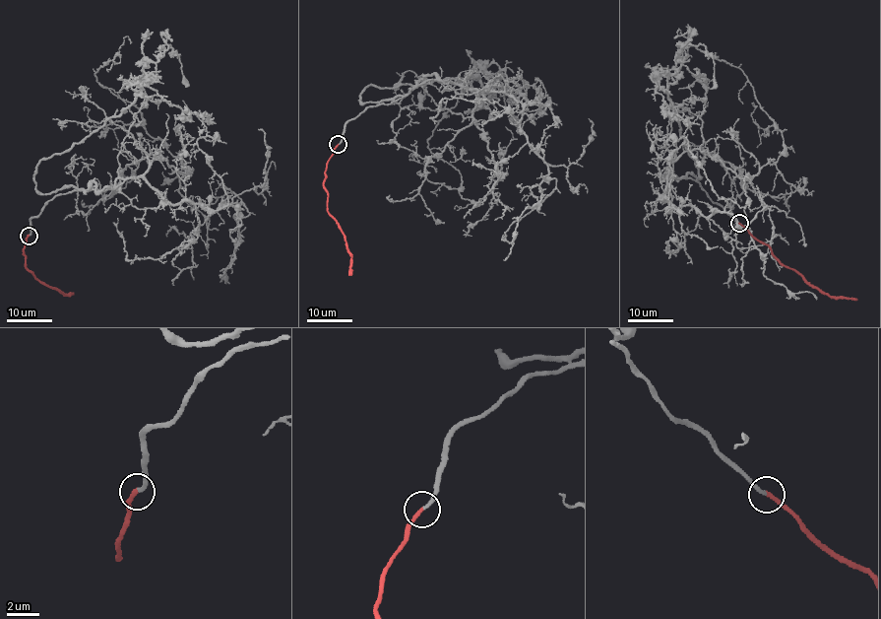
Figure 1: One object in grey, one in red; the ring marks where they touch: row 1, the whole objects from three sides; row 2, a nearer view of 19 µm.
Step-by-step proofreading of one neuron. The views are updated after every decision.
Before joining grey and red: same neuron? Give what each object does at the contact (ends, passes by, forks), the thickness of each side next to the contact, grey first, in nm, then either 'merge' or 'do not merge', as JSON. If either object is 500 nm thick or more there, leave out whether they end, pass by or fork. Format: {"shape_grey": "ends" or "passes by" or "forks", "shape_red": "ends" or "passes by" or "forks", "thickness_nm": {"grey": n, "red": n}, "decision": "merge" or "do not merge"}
{"shape_grey": "ends", "shape_red": "ends", "thickness_nm": {"grey": 220, "red": 240}, "decision": "merge"}

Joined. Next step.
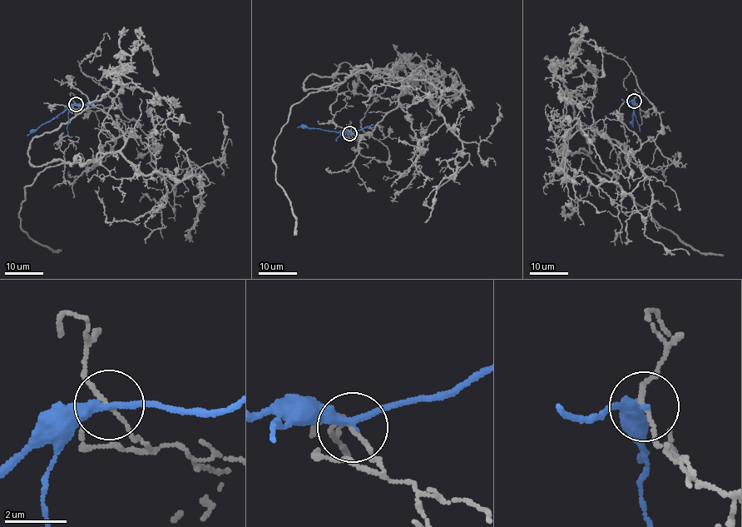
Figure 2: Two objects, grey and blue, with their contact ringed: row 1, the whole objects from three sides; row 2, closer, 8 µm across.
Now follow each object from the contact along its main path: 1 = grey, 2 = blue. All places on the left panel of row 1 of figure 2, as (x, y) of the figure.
1: (76, 104), (116, 106), (155, 148), (123, 131), (118, 151), (48, 166), (25, 188), (21, 228), (59, 251)
2: (76, 104), (68, 106), (27, 135)

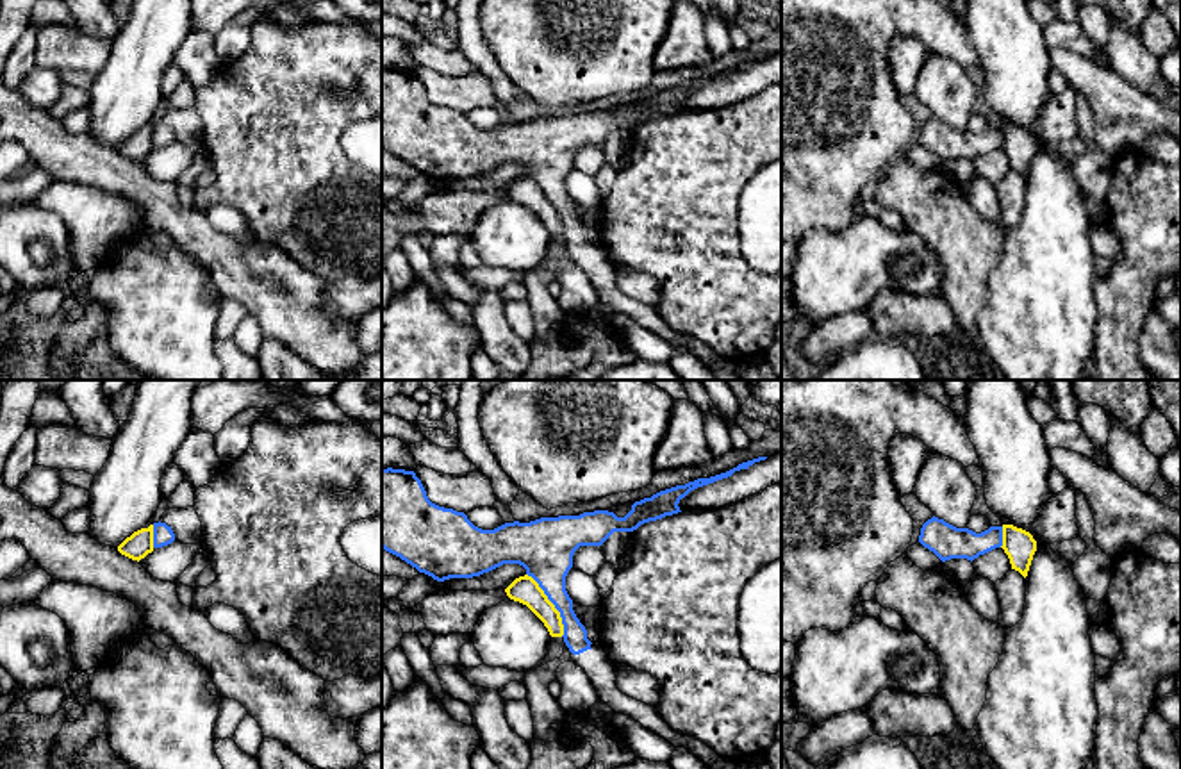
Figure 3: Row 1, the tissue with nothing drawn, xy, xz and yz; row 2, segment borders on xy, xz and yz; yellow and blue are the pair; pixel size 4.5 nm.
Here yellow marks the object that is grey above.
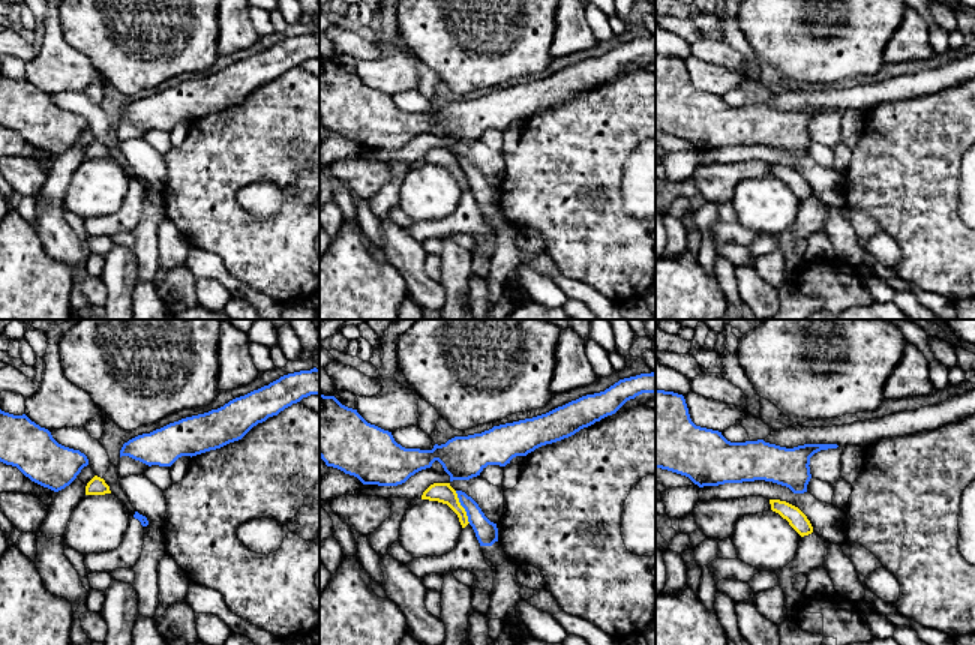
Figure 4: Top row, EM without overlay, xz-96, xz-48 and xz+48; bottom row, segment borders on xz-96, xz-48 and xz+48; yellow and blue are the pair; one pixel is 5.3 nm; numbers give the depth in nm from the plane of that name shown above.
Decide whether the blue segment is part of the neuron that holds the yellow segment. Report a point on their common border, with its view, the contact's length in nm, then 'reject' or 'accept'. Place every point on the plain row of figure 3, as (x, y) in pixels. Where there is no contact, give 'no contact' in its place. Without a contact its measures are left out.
meets yellow in xz at (553, 206); contact 340 nm long; reject

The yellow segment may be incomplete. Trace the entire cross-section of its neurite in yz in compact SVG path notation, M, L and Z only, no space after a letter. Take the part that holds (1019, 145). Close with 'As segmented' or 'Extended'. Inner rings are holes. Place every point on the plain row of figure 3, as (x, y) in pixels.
M1003 125L1001 148L1008 155L1012 170L1019 171L1026 178L1036 152L1036 141L1033 136L1013 125Z. As segmented

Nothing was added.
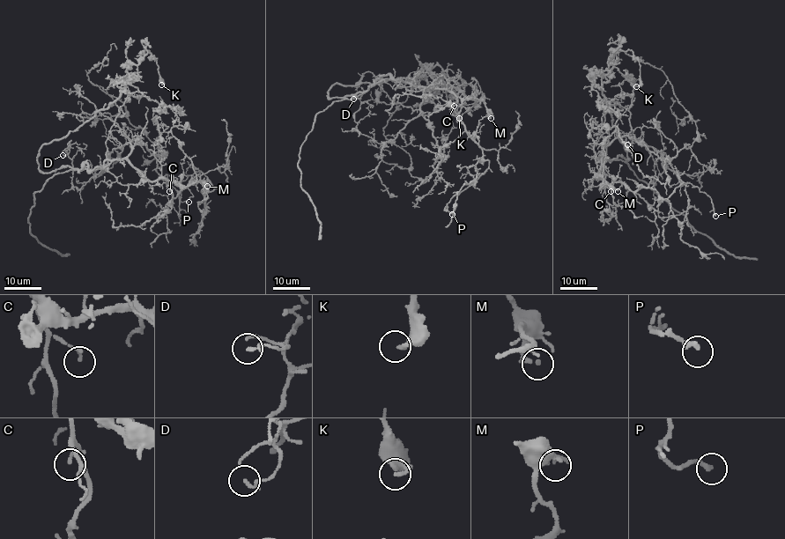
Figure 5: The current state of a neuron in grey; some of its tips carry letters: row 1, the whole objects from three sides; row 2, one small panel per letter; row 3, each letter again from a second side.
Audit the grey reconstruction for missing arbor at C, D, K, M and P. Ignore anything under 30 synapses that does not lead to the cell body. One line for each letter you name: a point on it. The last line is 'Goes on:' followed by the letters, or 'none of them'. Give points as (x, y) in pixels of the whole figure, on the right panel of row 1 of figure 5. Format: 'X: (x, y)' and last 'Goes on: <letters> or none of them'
Goes on: none of them

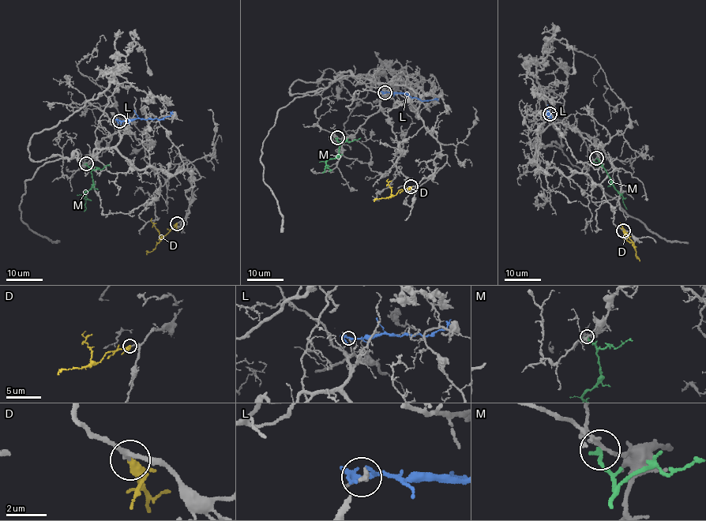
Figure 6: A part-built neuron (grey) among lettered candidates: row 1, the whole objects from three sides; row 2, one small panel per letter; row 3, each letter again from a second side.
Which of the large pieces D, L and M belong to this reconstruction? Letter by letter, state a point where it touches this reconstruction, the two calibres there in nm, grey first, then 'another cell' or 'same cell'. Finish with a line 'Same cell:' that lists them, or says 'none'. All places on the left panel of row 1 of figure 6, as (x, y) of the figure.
D: (177, 223) | 190/320 nm | same cell
L: (119, 121) | 120/220 nm | another cell
M: (86, 163) | 160/200 nm | another cell
Same cell: D

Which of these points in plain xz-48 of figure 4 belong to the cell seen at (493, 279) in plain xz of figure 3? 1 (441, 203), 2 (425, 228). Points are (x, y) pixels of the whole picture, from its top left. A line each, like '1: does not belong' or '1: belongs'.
1: does not belong
2: belongs

